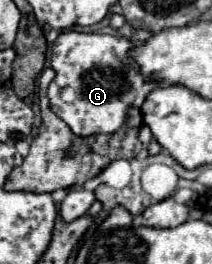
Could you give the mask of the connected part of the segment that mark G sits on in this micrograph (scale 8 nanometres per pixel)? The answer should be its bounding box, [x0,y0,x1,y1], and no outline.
[49,31,157,137]

